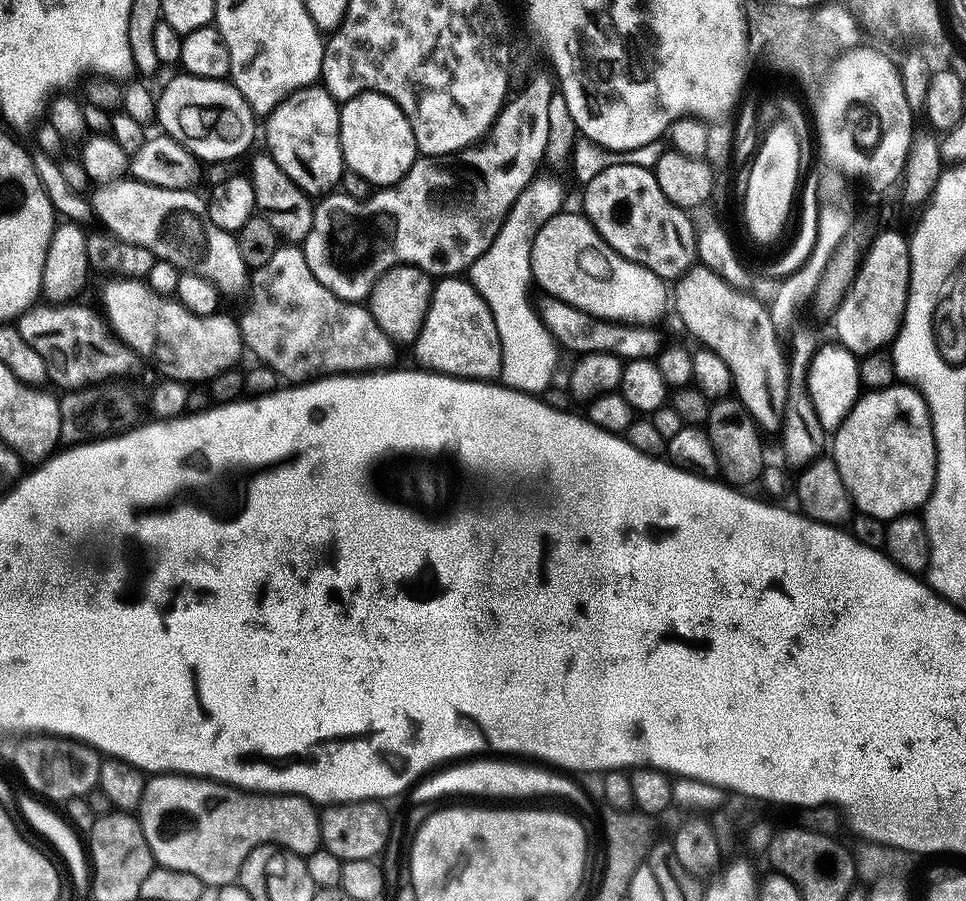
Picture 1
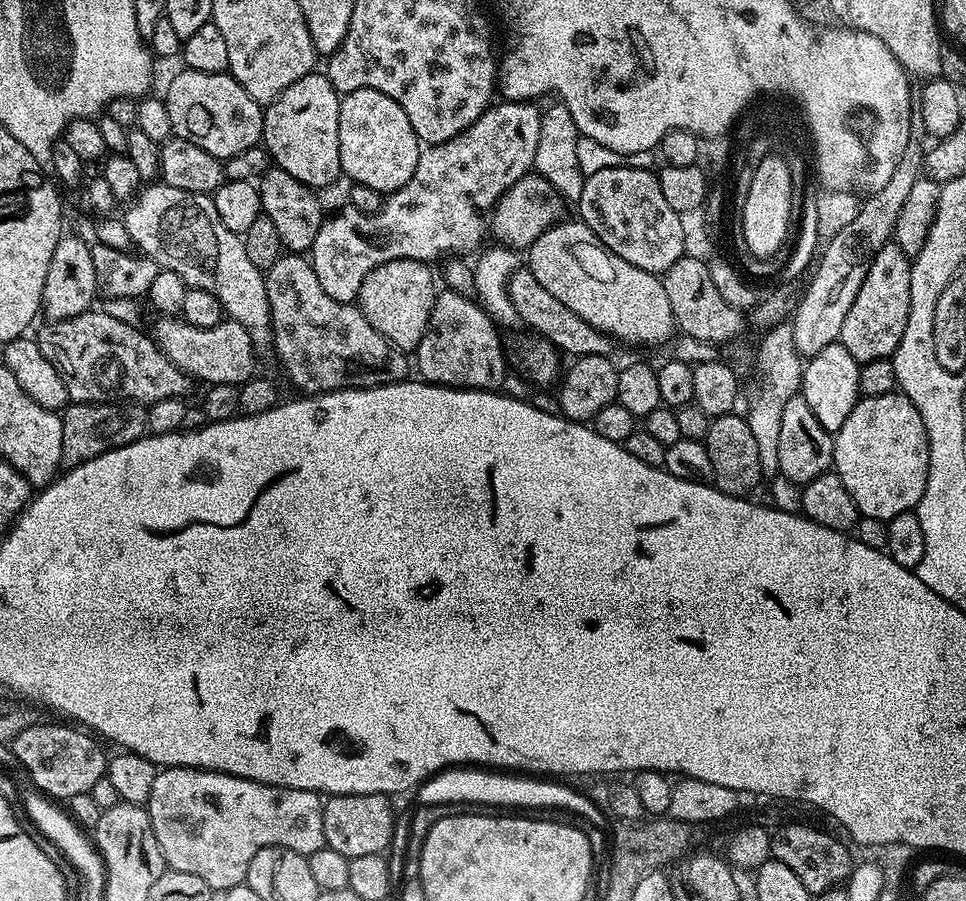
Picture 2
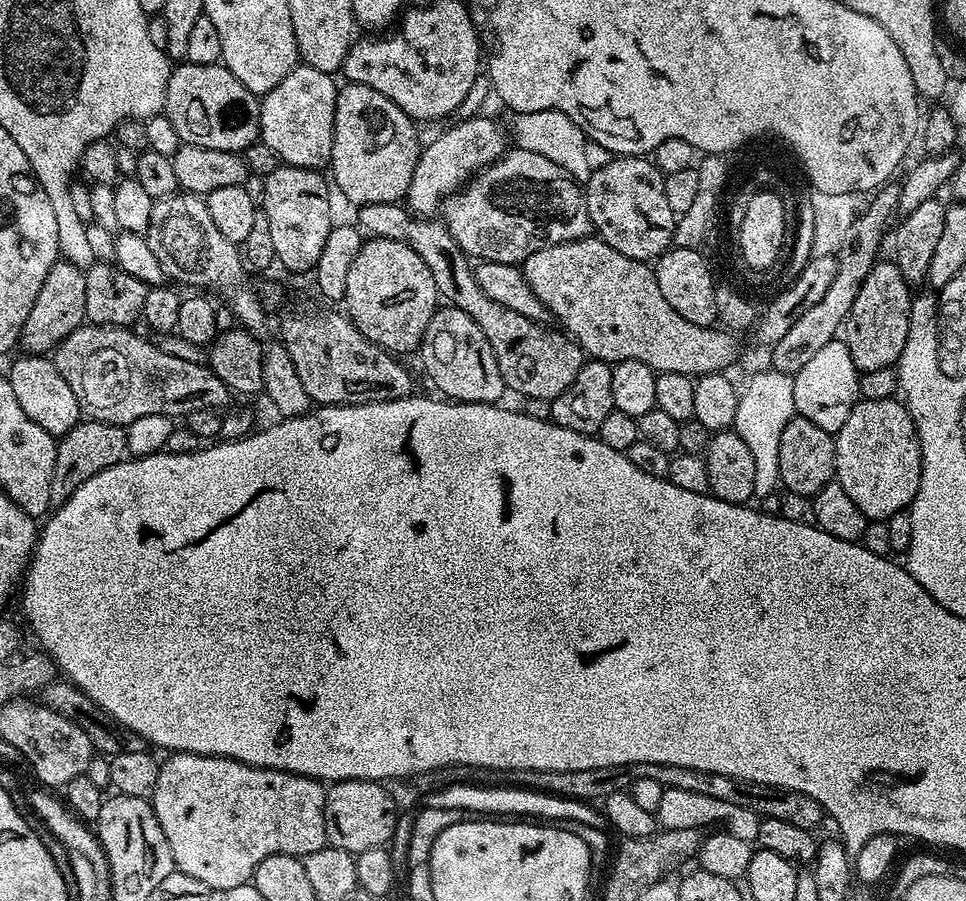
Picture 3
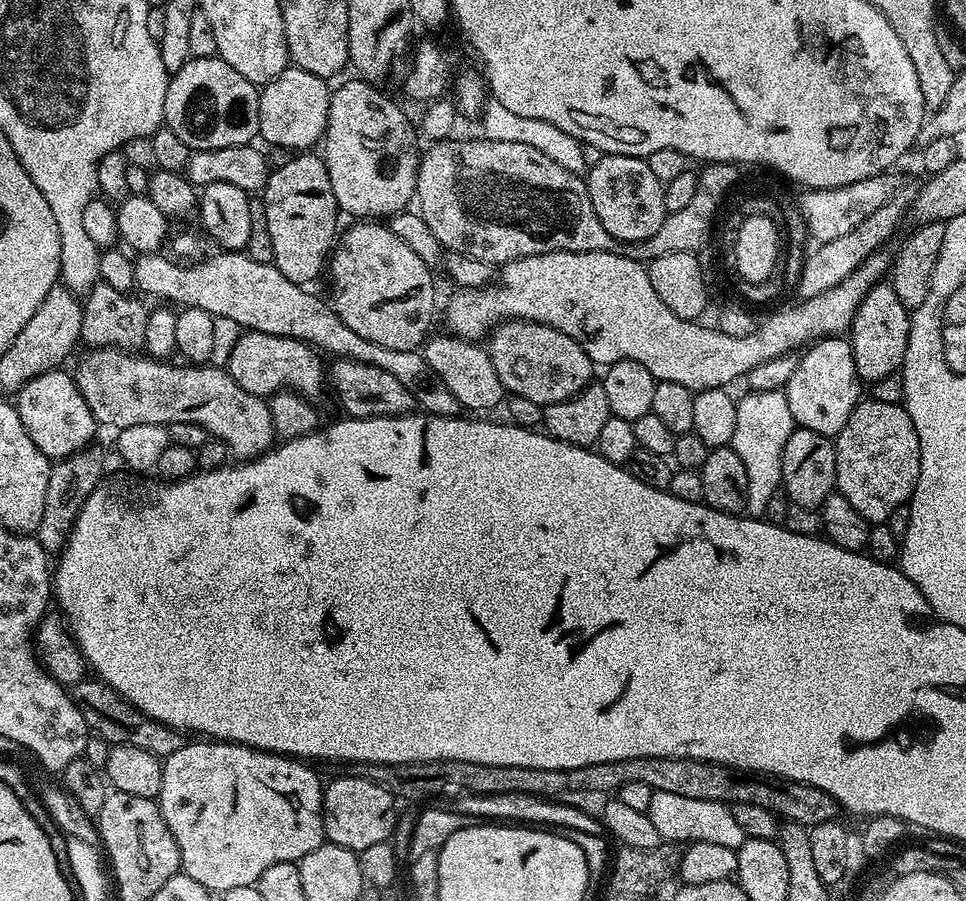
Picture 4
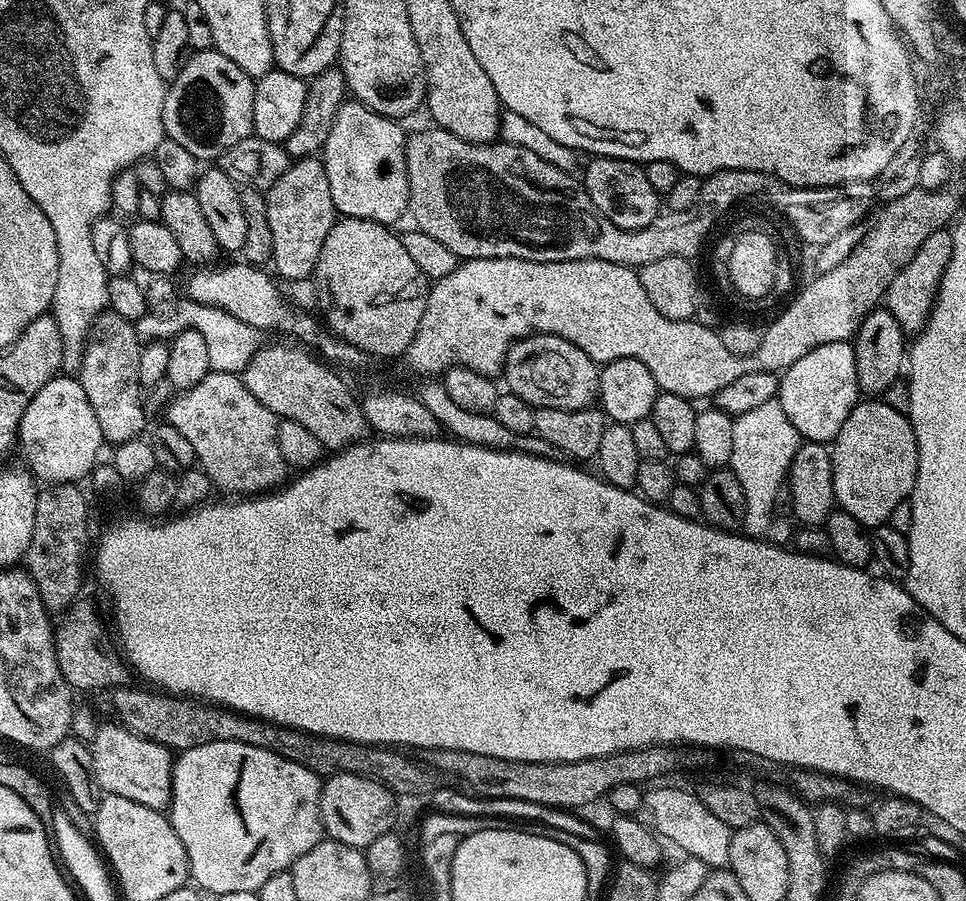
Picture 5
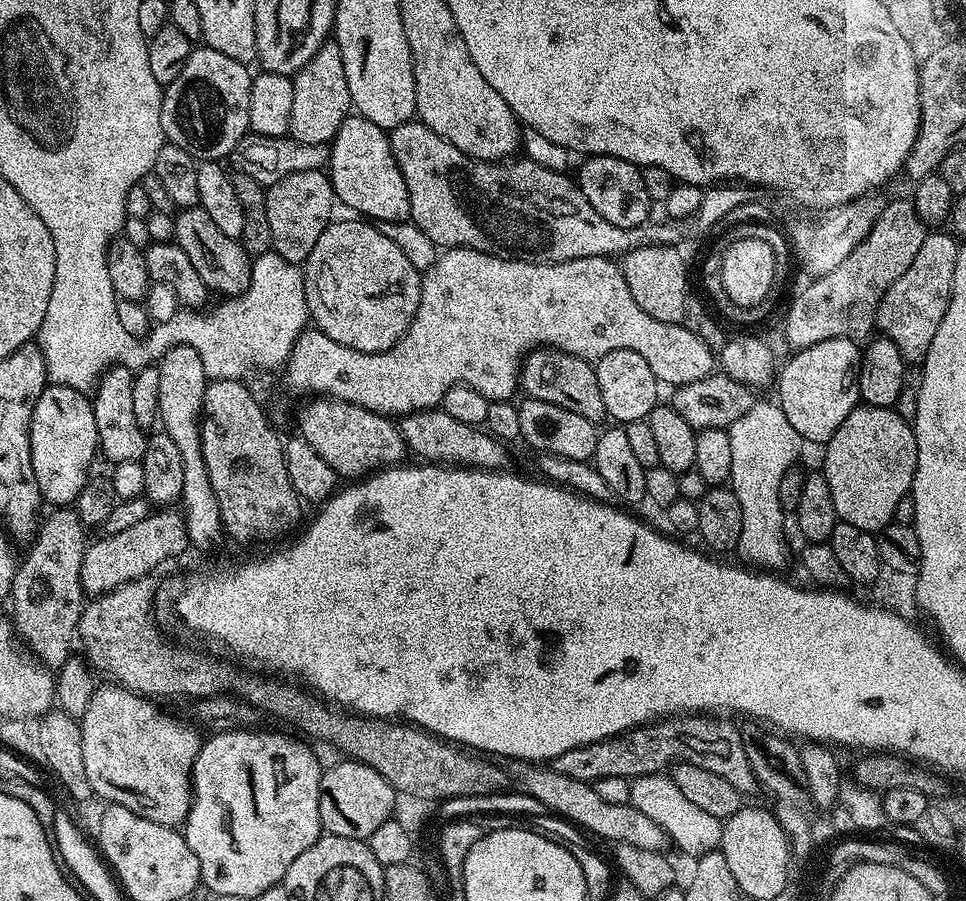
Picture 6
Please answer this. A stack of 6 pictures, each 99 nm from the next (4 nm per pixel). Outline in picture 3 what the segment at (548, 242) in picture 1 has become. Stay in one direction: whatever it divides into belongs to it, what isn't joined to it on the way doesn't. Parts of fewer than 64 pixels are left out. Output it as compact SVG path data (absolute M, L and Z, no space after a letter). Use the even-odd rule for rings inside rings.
M585 238L562 242L558 246L546 246L530 258L526 258L522 271L530 290L547 306L553 317L560 319L559 327L571 336L589 357L605 362L637 360L646 362L653 372L686 374L693 378L708 376L712 372L724 372L740 356L737 337L716 326L686 322L678 310L666 302L662 290L658 290L655 271L645 261L635 260L614 250L602 238Z

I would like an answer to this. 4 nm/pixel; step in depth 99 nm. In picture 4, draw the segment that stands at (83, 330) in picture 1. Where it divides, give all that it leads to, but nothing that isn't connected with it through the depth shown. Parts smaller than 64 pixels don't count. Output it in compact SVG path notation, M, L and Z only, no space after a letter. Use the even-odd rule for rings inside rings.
M94 348L85 351L85 356L81 358L80 365L74 371L74 379L76 385L80 387L82 398L86 398L86 406L90 406L90 410L94 414L97 425L104 426L109 424L112 430L119 430L126 426L138 426L139 424L177 424L178 422L190 422L197 424L199 428L204 429L205 433L211 439L220 440L228 447L229 453L233 457L239 458L241 461L248 462L253 458L264 455L273 447L274 441L277 439L276 431L274 430L274 422L270 418L270 410L268 409L268 400L250 394L246 390L242 390L242 386L238 386L238 382L234 382L234 378L223 367L220 366L184 366L188 368L175 368L172 362L165 362L163 359L152 359L147 354L137 354L132 350L122 348Z

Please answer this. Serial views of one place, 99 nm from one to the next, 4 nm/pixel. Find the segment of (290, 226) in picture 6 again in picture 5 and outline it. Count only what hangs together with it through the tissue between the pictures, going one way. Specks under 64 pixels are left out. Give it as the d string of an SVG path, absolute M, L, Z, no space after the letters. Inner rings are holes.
M320 158L297 159L295 162L289 163L286 174L282 174L282 178L278 178L278 182L274 182L274 186L269 188L266 193L266 218L270 218L270 230L274 233L274 254L272 255L271 267L276 267L275 275L282 276L283 281L290 280L306 280L309 279L316 271L316 263L318 262L318 254L322 254L322 242L326 242L326 234L330 234L332 225L338 219L338 213L334 202L330 198L330 182L326 182L326 170L324 169L324 161Z

